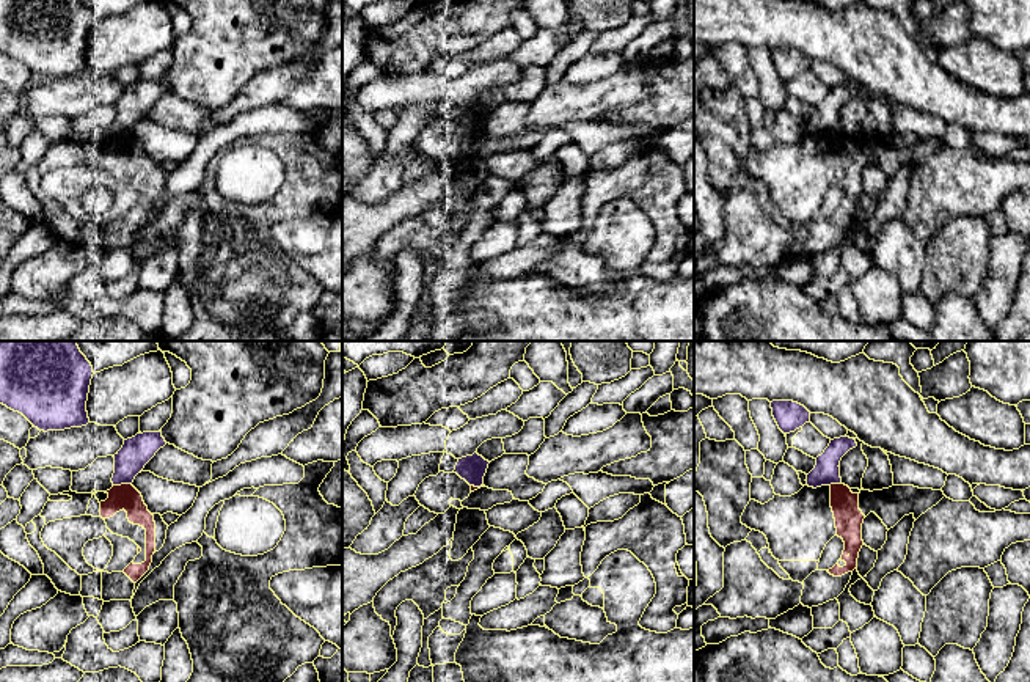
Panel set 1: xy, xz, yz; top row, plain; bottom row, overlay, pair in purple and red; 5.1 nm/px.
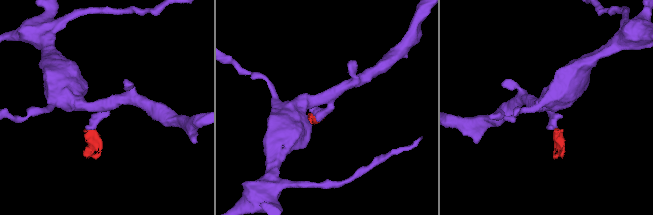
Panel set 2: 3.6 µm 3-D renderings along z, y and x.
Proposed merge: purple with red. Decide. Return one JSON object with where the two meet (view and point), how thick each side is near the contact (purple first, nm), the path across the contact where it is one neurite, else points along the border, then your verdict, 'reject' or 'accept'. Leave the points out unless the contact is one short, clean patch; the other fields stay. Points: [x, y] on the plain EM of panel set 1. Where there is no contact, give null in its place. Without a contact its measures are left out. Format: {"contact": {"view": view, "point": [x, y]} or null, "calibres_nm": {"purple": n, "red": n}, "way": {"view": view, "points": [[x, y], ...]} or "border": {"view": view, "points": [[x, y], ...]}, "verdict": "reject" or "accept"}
{"contact": {"view": "xy", "point": [121, 131]}, "calibres_nm": {"purple": 160, "red": 130}, "border": {"view": "xy", "points": [[131, 131], [113, 134]]}, "verdict": "reject"}

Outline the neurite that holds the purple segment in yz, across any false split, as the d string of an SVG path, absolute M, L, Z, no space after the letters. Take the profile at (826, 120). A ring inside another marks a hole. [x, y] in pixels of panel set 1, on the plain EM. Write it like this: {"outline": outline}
{"outline": "M849 85L831 88L824 101L816 105L815 116L807 123L807 134L816 137L821 134L840 132L840 108L856 94L856 88Z"}

